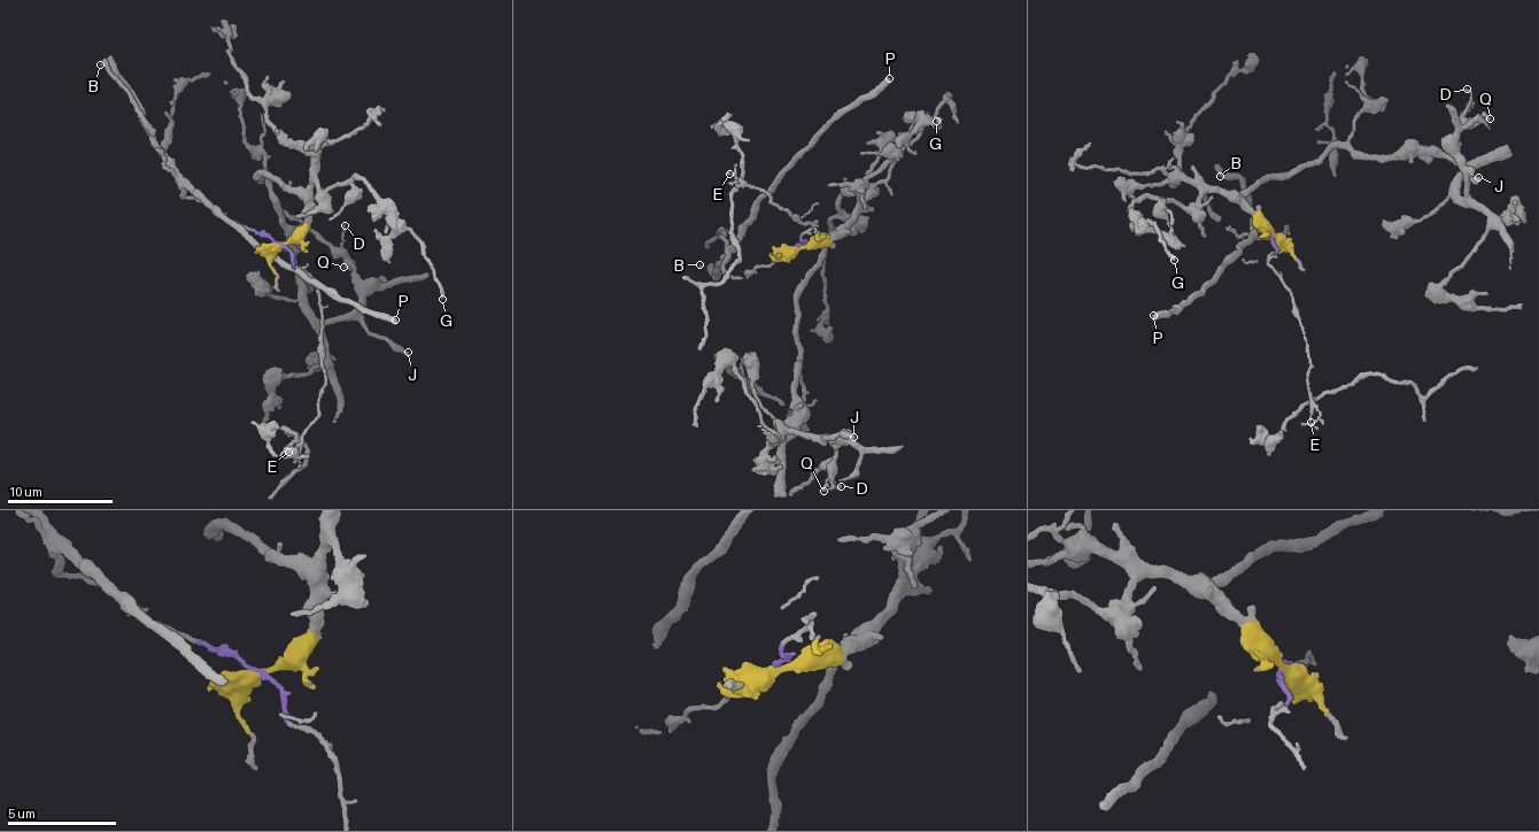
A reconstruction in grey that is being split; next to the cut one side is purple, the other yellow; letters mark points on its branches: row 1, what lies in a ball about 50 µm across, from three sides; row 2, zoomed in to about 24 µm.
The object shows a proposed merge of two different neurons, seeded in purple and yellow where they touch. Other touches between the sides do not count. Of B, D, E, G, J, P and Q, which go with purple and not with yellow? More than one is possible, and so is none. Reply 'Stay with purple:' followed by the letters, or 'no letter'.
Stay with purple: B, E, P

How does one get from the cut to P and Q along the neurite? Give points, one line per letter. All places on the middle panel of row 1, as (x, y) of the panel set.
P: (796, 248), (740, 279), (725, 270), (725, 259), (758, 199), (848, 110), (876, 94), (889, 77)
Q: (796, 248), (836, 235), (796, 302), (795, 437), (781, 448), (775, 429), (828, 437), (835, 449), (822, 491)

